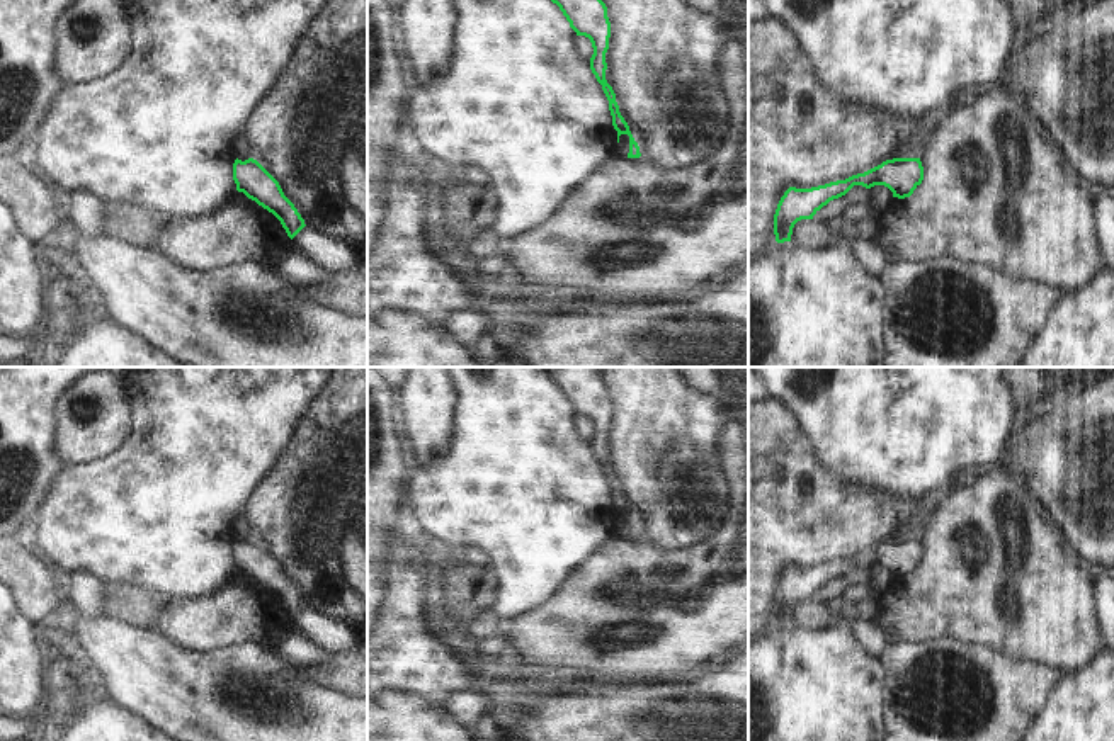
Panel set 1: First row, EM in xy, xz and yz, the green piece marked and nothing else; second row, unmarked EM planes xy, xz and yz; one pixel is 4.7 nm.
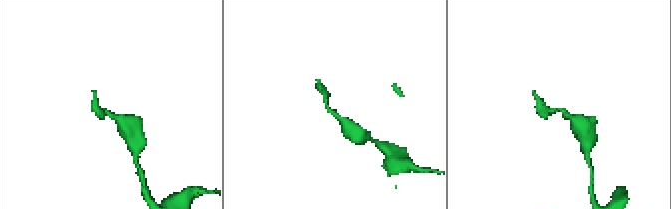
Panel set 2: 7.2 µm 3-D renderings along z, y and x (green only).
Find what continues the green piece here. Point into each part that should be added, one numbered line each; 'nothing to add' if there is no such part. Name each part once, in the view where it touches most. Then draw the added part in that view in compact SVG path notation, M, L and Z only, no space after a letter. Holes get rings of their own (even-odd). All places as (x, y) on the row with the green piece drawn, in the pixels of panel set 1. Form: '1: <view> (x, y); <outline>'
nothing to add

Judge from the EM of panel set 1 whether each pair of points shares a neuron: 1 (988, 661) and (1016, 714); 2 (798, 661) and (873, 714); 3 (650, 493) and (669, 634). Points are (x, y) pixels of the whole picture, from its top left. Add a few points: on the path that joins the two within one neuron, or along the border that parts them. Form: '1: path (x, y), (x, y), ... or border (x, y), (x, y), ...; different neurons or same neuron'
1: path (990, 675), (1002, 701); same neuron
2: path (817, 680), (854, 714); same neuron
3: border (640, 537), (669, 549), (696, 544); different neurons

